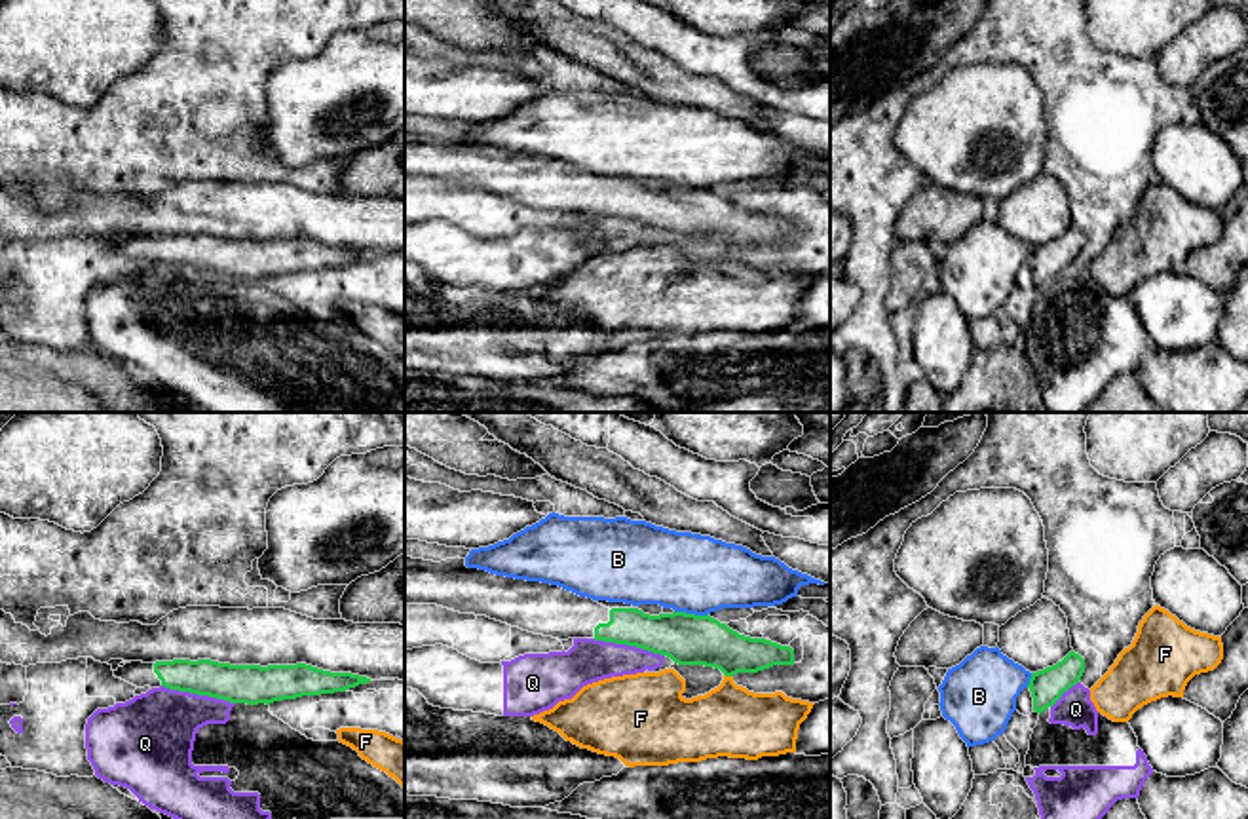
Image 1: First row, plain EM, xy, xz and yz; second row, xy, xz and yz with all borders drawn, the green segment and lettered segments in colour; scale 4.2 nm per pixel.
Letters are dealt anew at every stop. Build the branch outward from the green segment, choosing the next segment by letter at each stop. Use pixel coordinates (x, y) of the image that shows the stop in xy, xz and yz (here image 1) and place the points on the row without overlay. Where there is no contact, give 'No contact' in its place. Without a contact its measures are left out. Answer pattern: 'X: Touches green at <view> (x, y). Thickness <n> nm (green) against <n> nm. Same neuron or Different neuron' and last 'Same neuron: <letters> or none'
B: Touches green at xz (692, 189). Thickness 220 nm (green) against 340 nm. Different neuron
F: Touches green at xz (728, 249). Thickness 220 nm (green) against 300 nm. Different neuron
Q: Touches green at xy (198, 268). Thickness 170 nm (green) against 340 nm. Different neuron
Same neuron: none

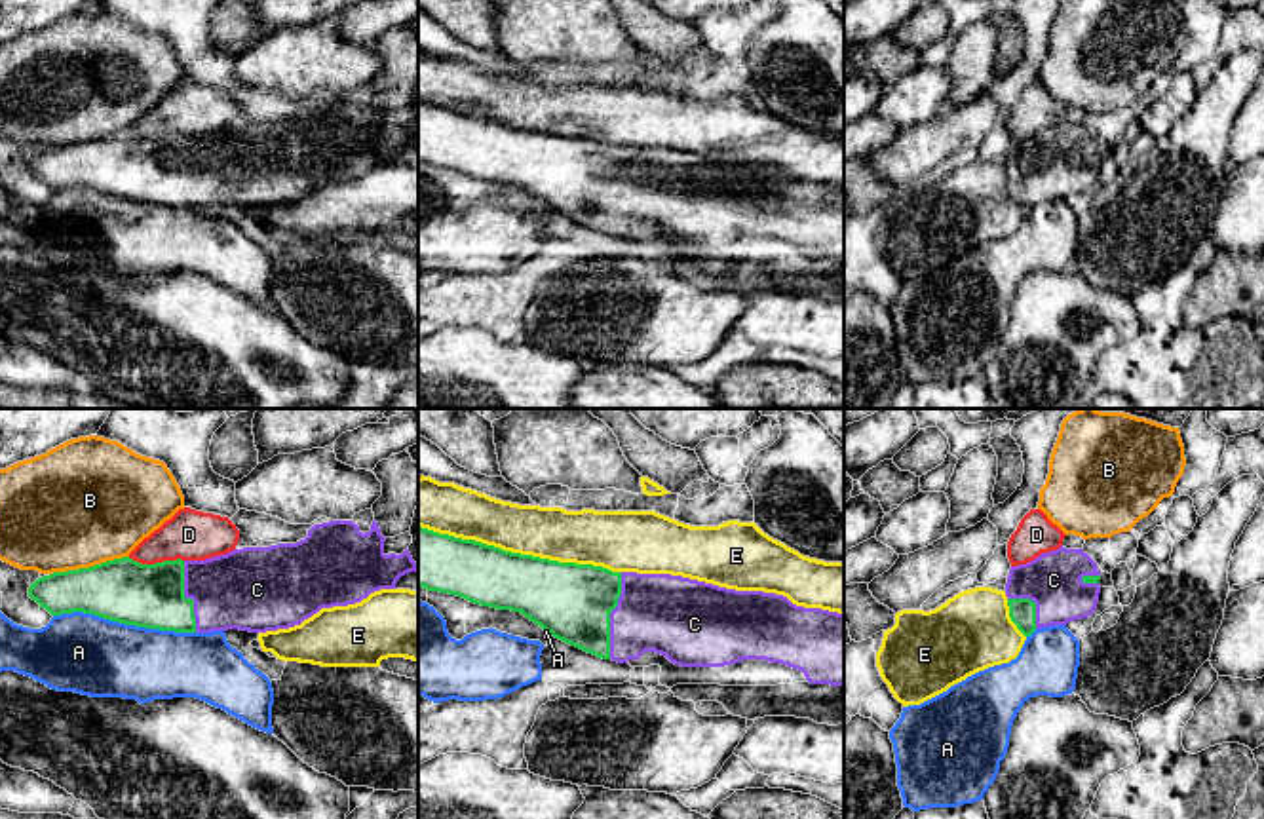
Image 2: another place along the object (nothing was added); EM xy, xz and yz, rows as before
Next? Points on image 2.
A: Touches green at xy (124, 196). Thickness 280 nm (green) against 340 nm. Different neuron
B: Touches green at xy (90, 141). Thickness 260 nm (green) against 500 nm. Different neuron
C: Touches green at xz (609, 190). Thickness 320 nm (green) against 340 nm. Same neuron
D: Touches green at xy (156, 137). Thickness 280 nm (green) against 220 nm. Different neuron
E: Touches green at xz (519, 128). Thickness 300 nm (green) against 220 nm. Different neuron
Same neuron: C

